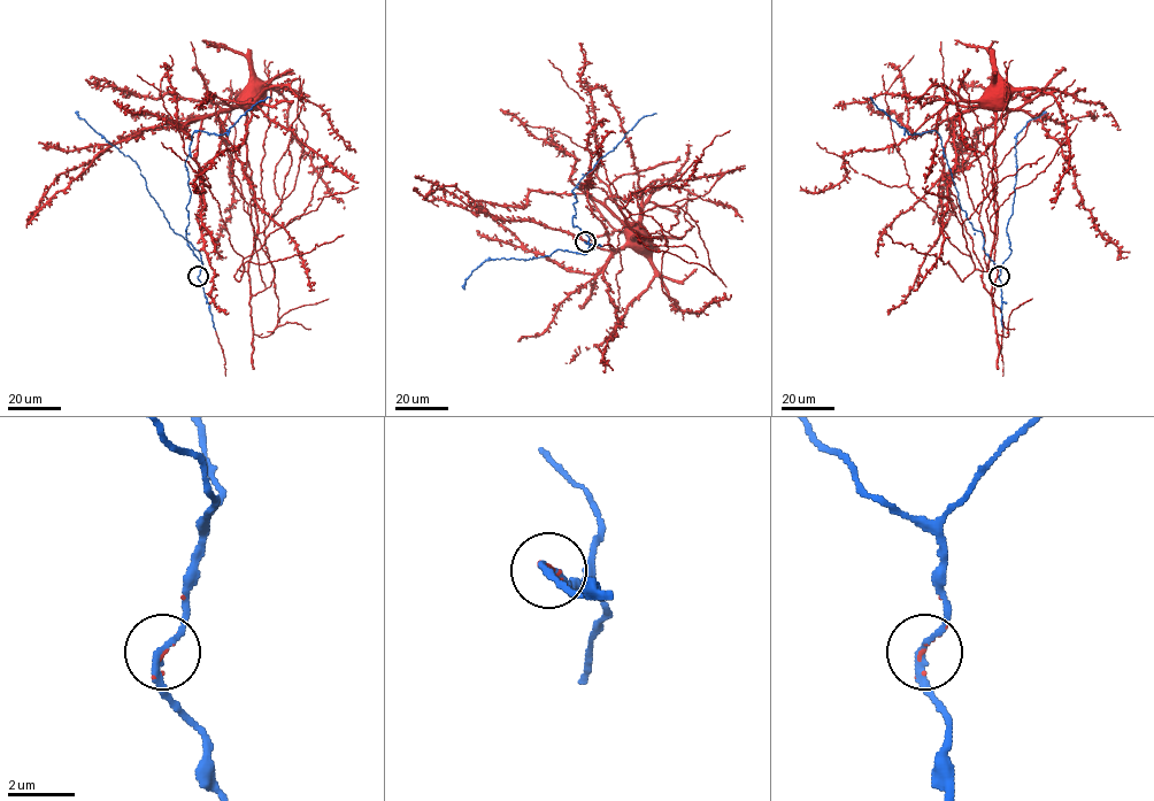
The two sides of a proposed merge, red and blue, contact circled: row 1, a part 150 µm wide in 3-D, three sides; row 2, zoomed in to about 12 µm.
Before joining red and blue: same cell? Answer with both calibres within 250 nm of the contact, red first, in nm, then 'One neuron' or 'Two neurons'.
Thickness 70 nm (red) against 200 nm. One neuron

